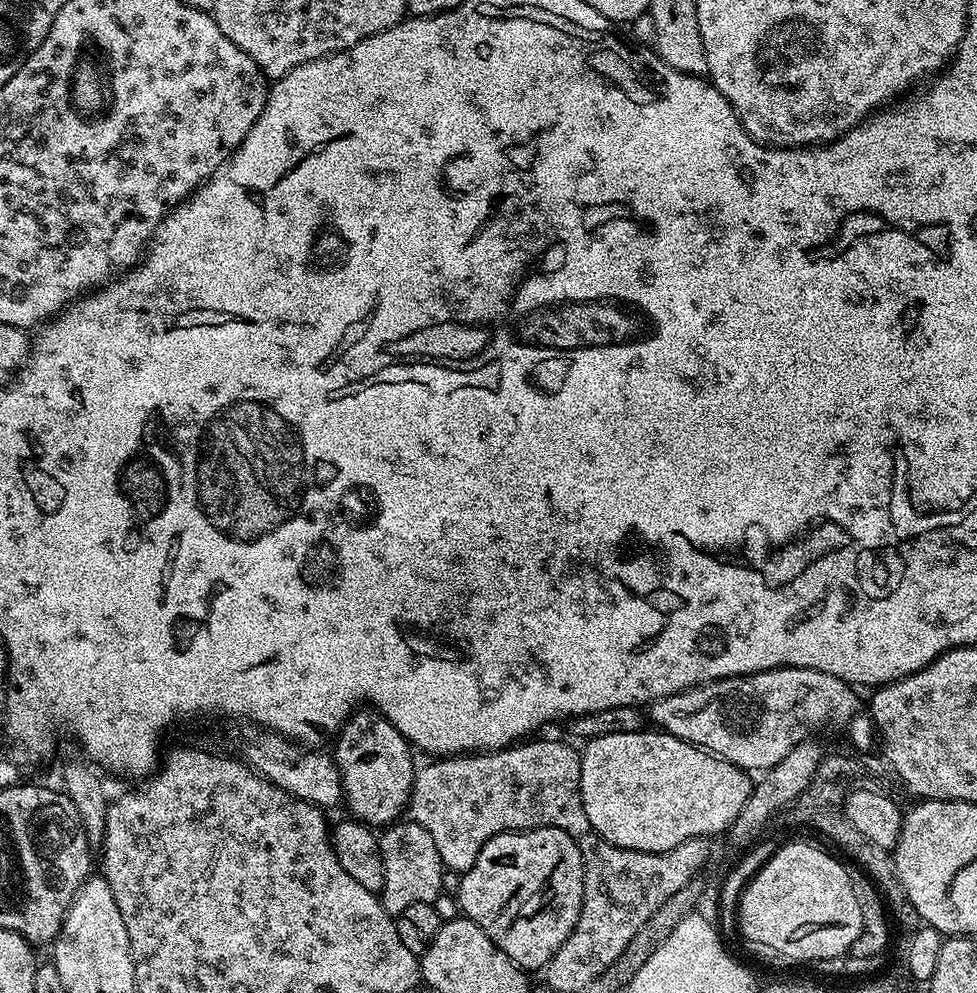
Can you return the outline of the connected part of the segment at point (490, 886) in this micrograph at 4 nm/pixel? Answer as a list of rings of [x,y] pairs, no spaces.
[[[530,828],[490,838],[474,858],[474,866],[459,880],[459,911],[525,970],[548,965],[562,942],[570,938],[582,910],[582,854],[574,838],[561,828]]]

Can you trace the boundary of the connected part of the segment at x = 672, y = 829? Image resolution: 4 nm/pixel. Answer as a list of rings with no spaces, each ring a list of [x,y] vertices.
[[[615,732],[587,741],[580,752],[580,797],[590,826],[606,842],[626,850],[665,852],[687,840],[727,833],[738,818],[753,781],[745,769],[674,738],[669,732]]]

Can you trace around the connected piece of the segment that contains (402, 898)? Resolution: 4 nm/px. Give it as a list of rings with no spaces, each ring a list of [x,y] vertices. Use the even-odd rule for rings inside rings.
[[[404,818],[385,827],[378,839],[384,871],[384,885],[378,895],[380,905],[388,911],[389,916],[395,918],[402,914],[402,910],[406,910],[406,906],[414,906],[414,902],[434,904],[445,891],[446,869],[440,861],[438,846],[434,846],[434,838],[430,838],[428,831],[422,830],[422,826],[412,819]]]

